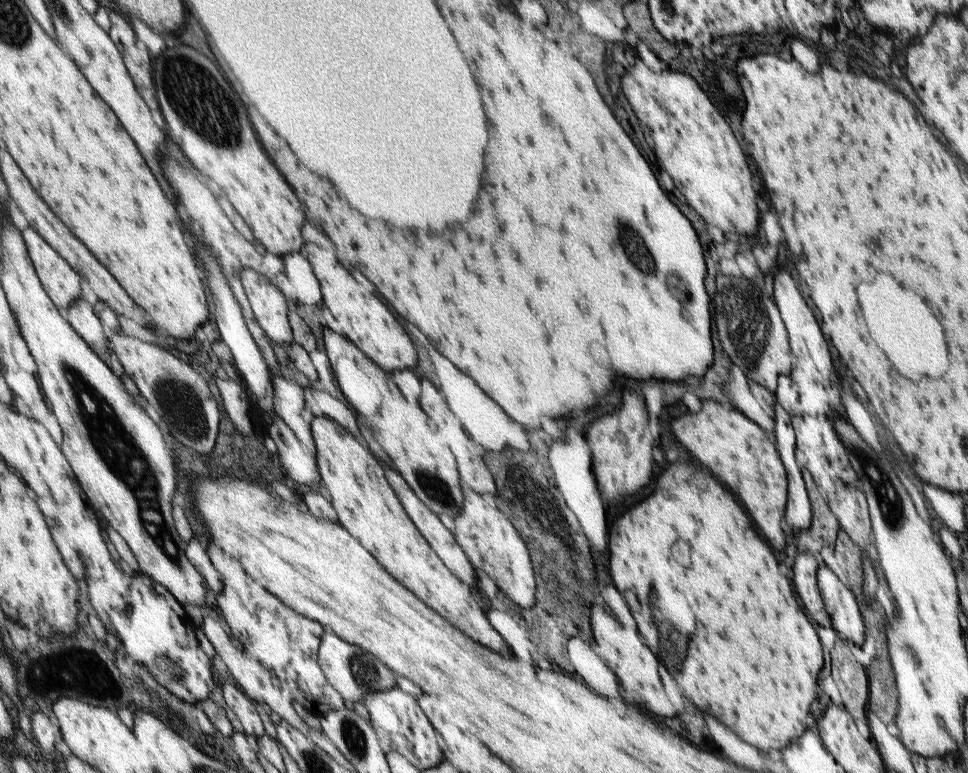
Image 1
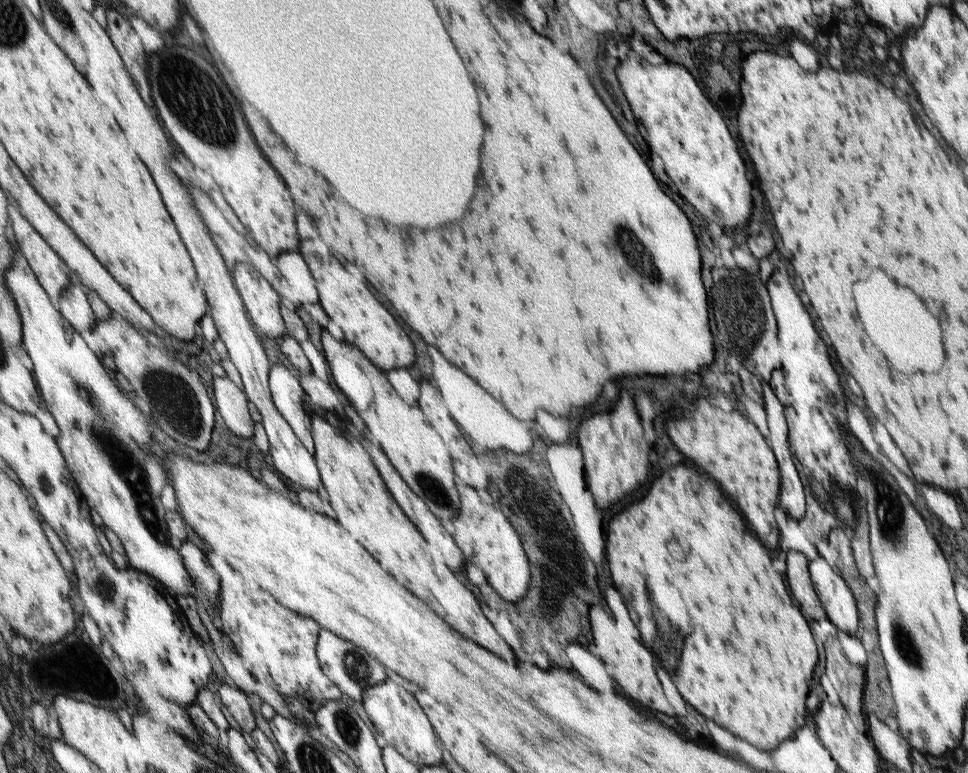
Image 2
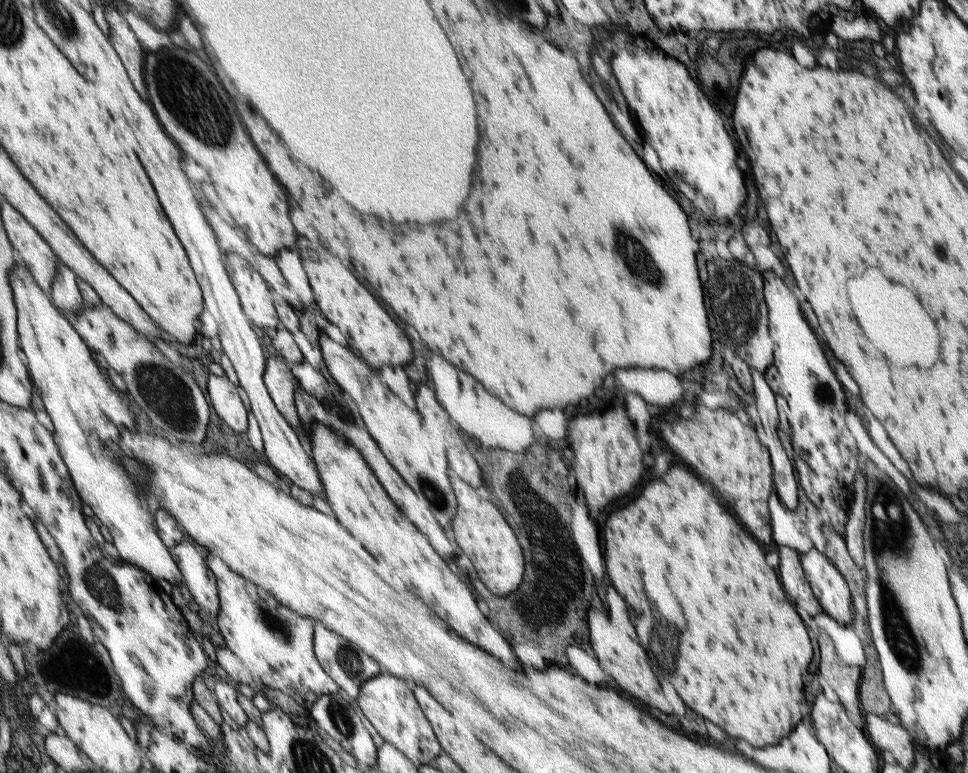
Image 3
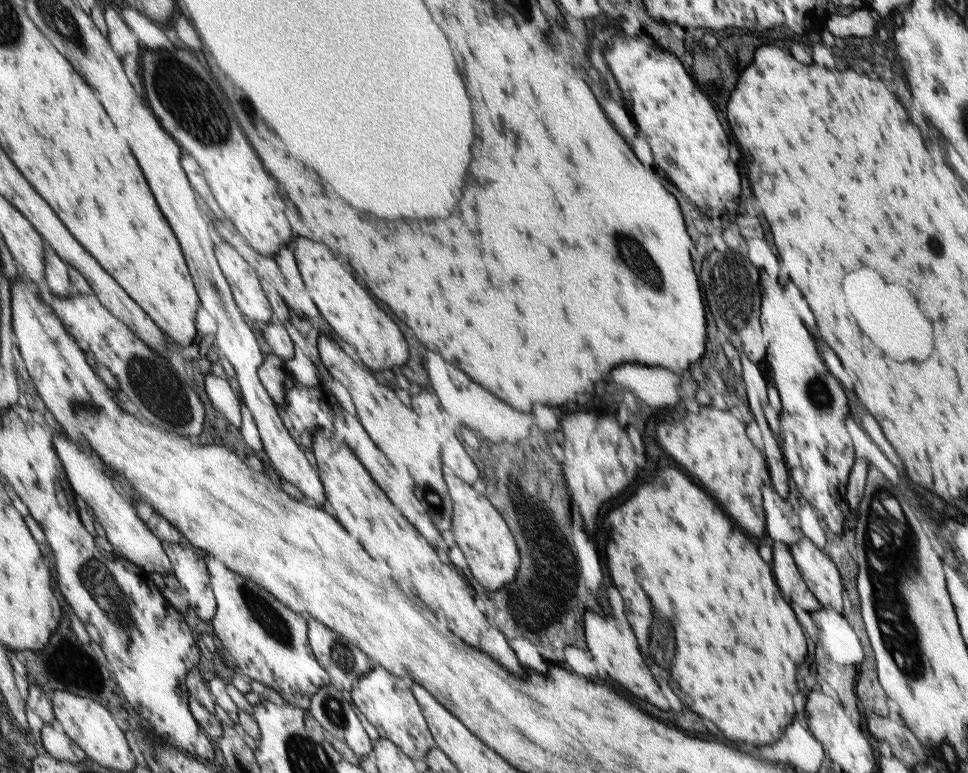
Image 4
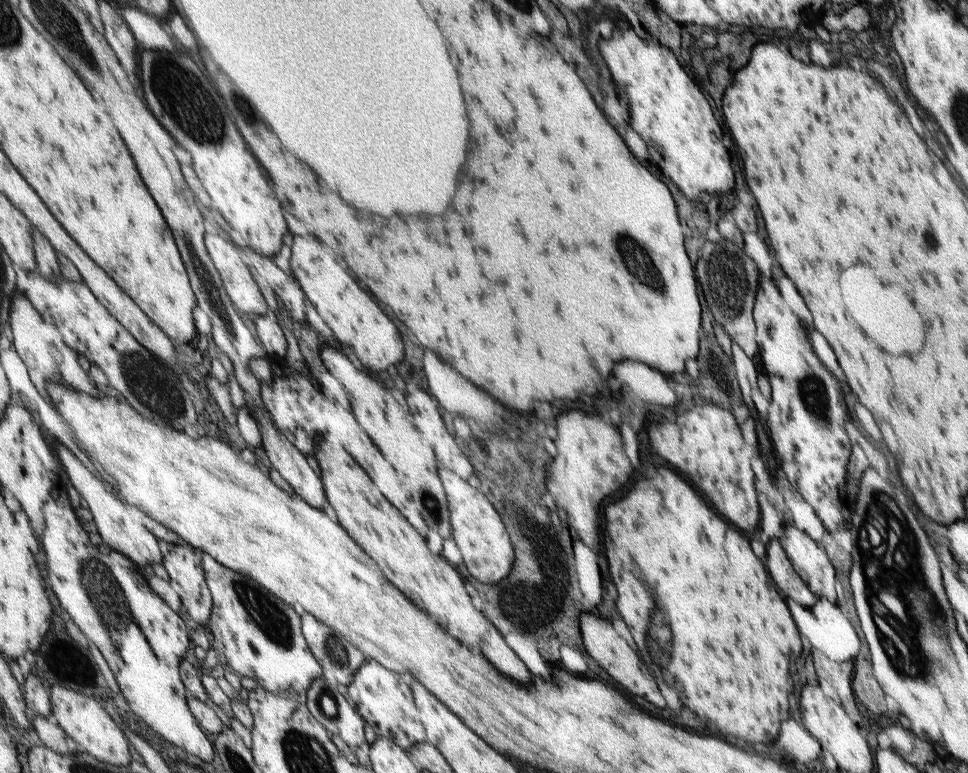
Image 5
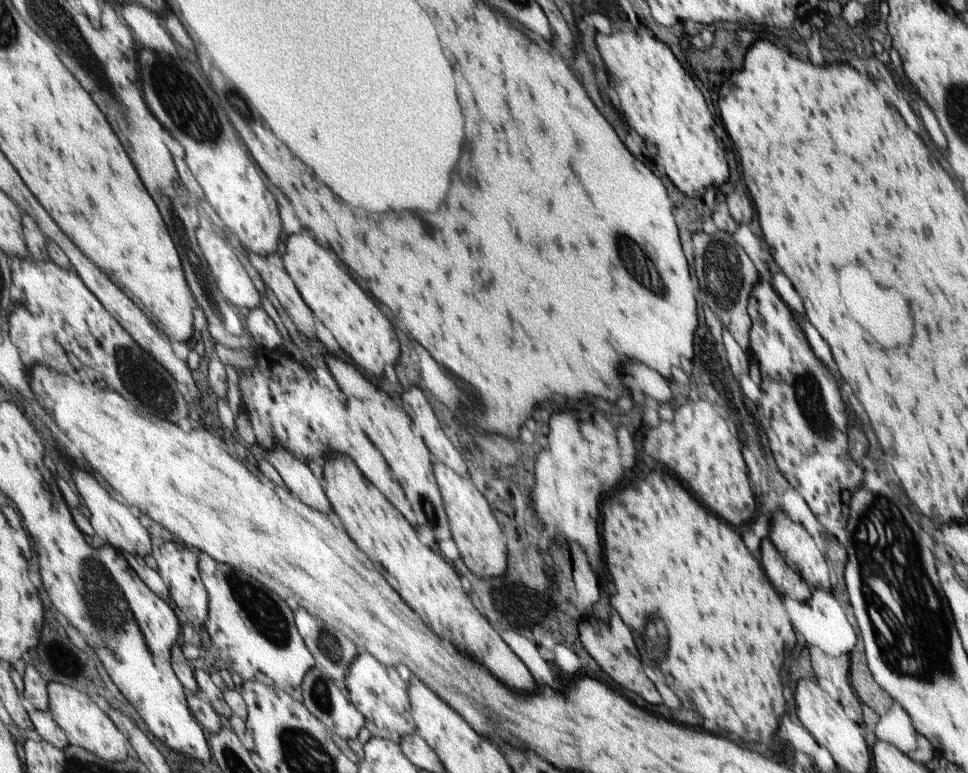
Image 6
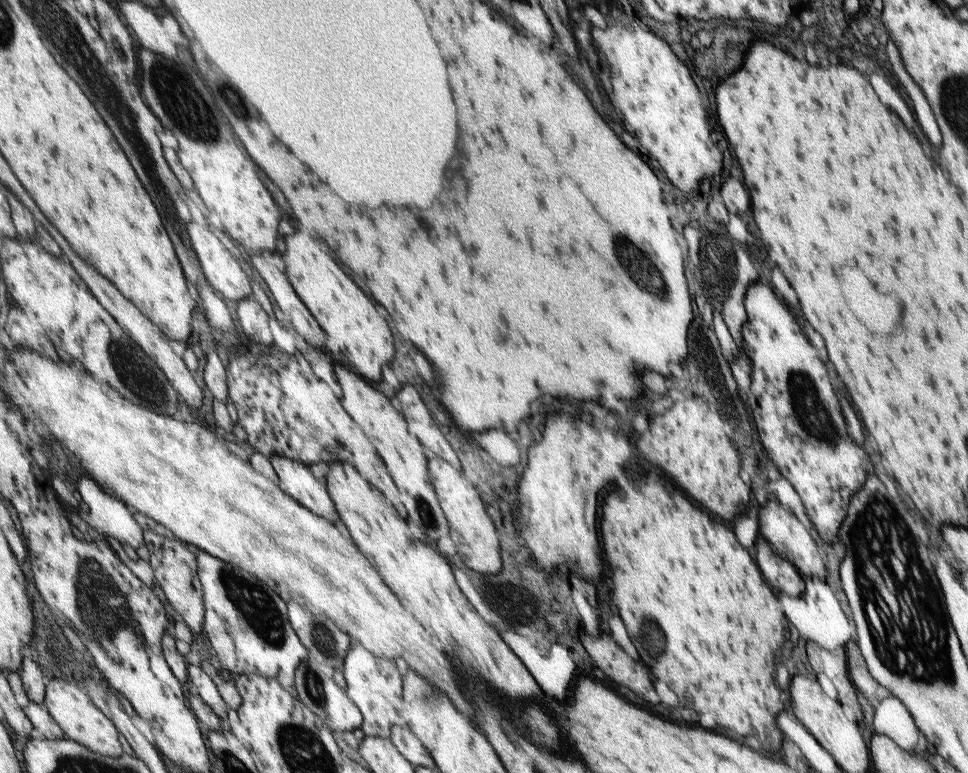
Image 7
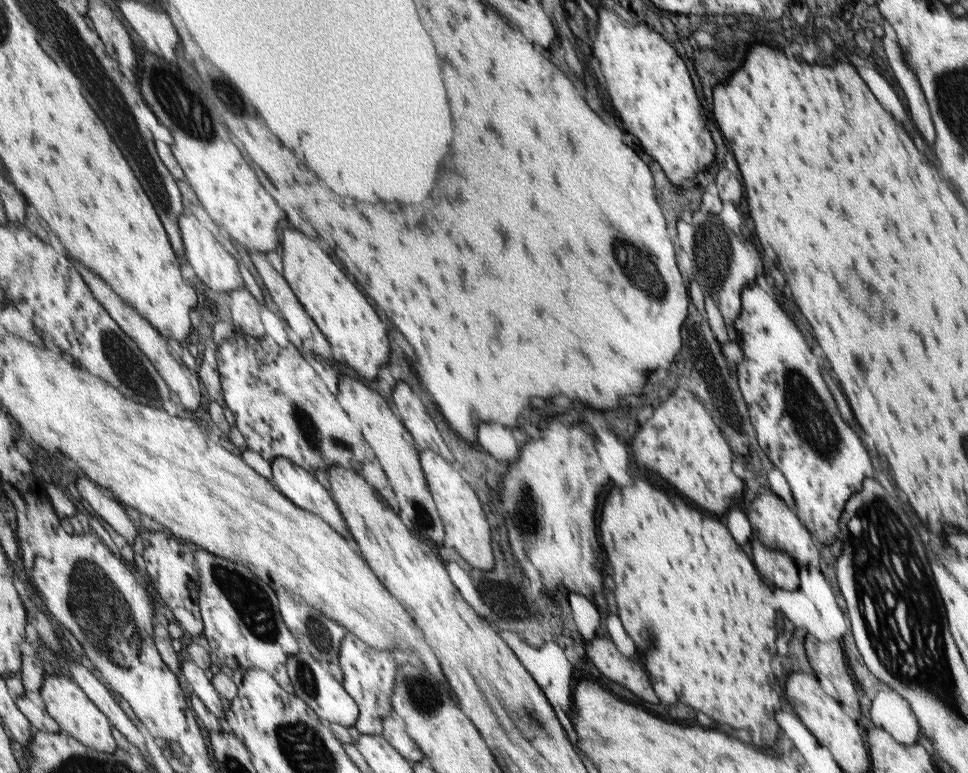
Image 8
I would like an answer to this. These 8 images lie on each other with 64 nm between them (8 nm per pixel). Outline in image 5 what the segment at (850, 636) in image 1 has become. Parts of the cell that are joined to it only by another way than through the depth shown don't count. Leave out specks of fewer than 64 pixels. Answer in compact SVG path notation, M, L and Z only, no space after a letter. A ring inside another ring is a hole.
M789 524L783 528L783 536L778 540L795 572L809 586L815 598L827 598L831 604L837 604L835 570L815 541L802 529Z

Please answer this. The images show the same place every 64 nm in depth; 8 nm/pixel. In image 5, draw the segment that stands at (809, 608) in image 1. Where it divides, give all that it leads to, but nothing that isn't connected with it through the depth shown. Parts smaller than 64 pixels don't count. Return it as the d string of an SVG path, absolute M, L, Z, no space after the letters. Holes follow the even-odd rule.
M771 538L765 546L765 564L767 564L767 574L771 580L775 580L775 586L783 596L795 600L797 604L811 608L818 598L809 589L809 586L795 572L787 554L784 552L779 540Z

